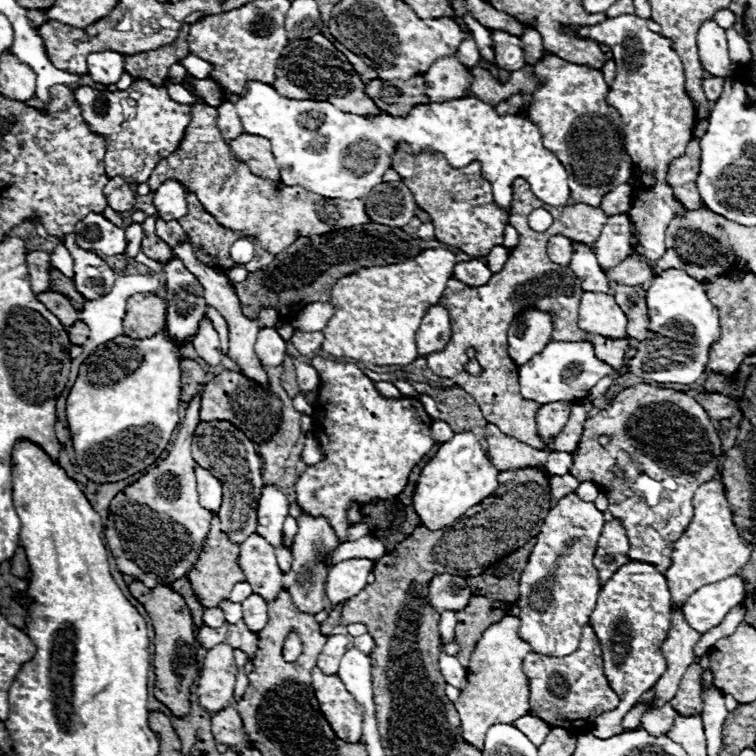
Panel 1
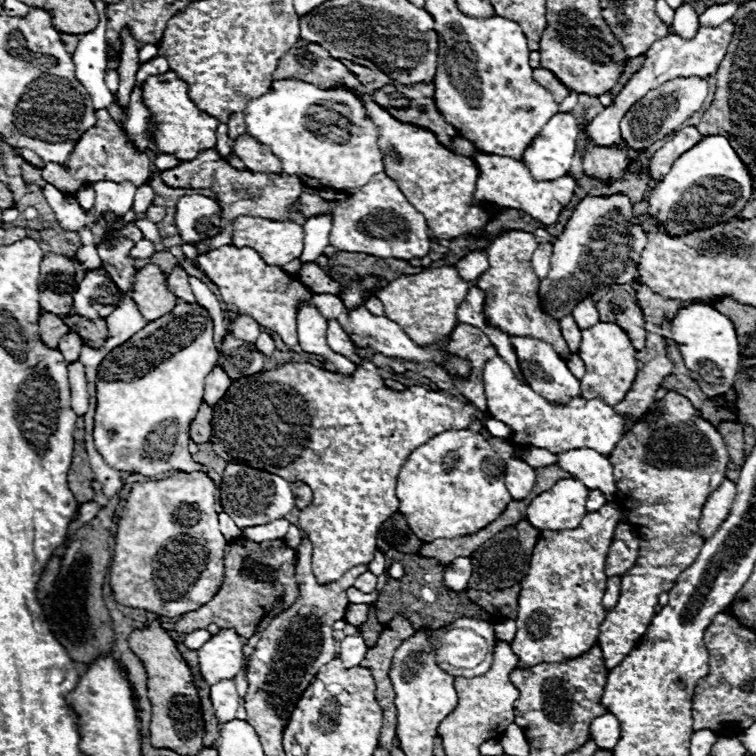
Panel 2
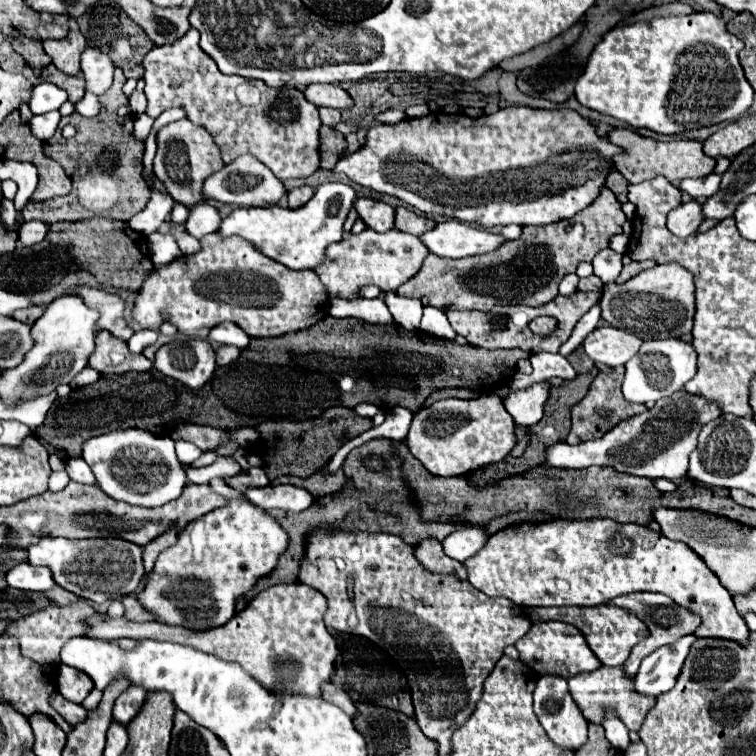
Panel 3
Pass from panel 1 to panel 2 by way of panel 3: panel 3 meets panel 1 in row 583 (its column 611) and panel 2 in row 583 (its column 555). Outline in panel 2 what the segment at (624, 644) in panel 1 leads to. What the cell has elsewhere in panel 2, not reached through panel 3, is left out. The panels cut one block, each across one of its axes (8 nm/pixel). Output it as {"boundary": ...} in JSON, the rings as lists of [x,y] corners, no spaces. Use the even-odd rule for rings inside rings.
{"boundary":[[[612,576],[608,578],[608,588],[604,592],[604,598],[602,598],[602,604],[606,610],[614,608],[616,602],[618,602],[618,596],[620,596],[620,578],[618,576]]]}

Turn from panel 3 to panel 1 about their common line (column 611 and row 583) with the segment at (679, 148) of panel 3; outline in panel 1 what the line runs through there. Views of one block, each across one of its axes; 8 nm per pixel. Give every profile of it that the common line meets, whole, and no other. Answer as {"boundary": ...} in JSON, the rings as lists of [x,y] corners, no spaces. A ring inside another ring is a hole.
{"boundary":[[[140,582],[130,584],[130,594],[146,608],[150,620],[154,622],[154,670],[156,670],[156,688],[154,696],[158,702],[162,702],[174,716],[184,718],[190,712],[190,688],[194,684],[196,670],[196,638],[192,630],[192,616],[190,610],[180,594],[166,586],[158,588],[146,588]]]}

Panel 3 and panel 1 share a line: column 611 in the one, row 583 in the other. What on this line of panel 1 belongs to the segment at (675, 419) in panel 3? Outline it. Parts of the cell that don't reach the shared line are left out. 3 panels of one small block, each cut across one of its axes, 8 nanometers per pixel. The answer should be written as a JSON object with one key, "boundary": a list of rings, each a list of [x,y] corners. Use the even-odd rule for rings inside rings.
{"boundary":[[[442,574],[436,576],[430,582],[430,604],[438,610],[460,610],[466,608],[472,592],[470,588],[466,588],[466,580],[460,576],[452,576],[452,574]]]}

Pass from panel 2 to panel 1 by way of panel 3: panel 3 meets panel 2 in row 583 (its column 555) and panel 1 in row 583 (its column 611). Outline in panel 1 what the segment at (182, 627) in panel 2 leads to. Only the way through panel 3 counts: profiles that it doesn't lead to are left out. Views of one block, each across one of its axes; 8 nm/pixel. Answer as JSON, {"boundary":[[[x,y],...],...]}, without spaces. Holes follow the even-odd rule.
{"boundary":[[[214,514],[212,526],[210,526],[210,534],[208,534],[208,542],[206,542],[206,548],[204,548],[204,554],[200,556],[194,572],[188,574],[188,580],[192,584],[192,590],[198,596],[202,608],[214,608],[214,606],[218,606],[222,600],[226,600],[230,596],[232,588],[238,582],[246,582],[246,576],[244,576],[244,572],[240,570],[240,564],[238,564],[238,552],[240,552],[240,548],[234,548],[234,544],[228,540],[228,536],[220,530],[218,516]]]}

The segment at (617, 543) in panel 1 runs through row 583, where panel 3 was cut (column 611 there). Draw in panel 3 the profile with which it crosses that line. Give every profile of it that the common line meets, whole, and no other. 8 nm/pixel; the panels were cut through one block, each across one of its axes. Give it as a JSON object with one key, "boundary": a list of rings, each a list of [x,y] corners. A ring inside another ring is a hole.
{"boundary":[[[634,592],[610,600],[610,606],[624,608],[646,622],[650,634],[658,636],[660,646],[672,644],[680,636],[694,634],[696,626],[700,626],[700,618],[696,618],[696,614],[676,606],[676,602],[664,594]]]}

